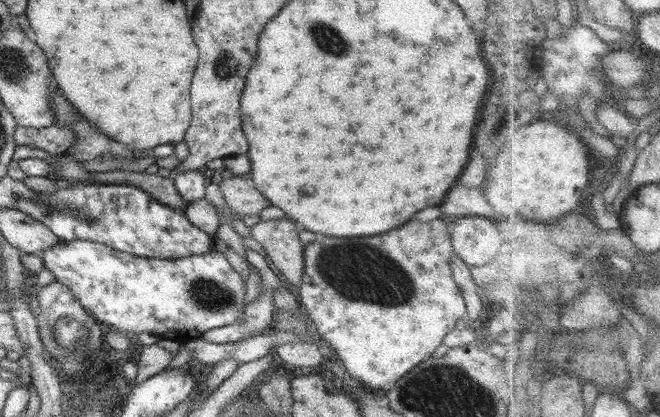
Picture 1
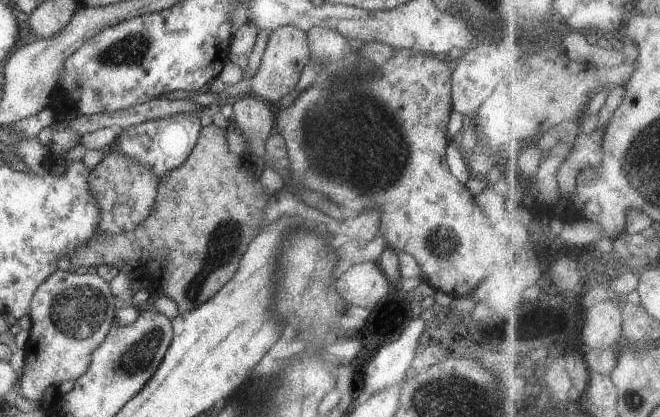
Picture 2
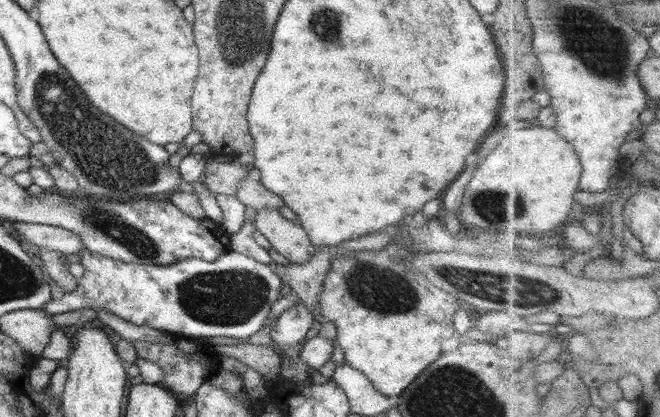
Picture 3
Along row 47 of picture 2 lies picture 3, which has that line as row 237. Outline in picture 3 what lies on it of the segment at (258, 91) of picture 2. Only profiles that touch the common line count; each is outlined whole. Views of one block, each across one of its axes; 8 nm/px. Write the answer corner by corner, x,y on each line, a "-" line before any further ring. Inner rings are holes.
278,209
257,210
255,225
270,241
270,246
290,262
299,265
313,258
316,249
307,232
297,220
286,219

